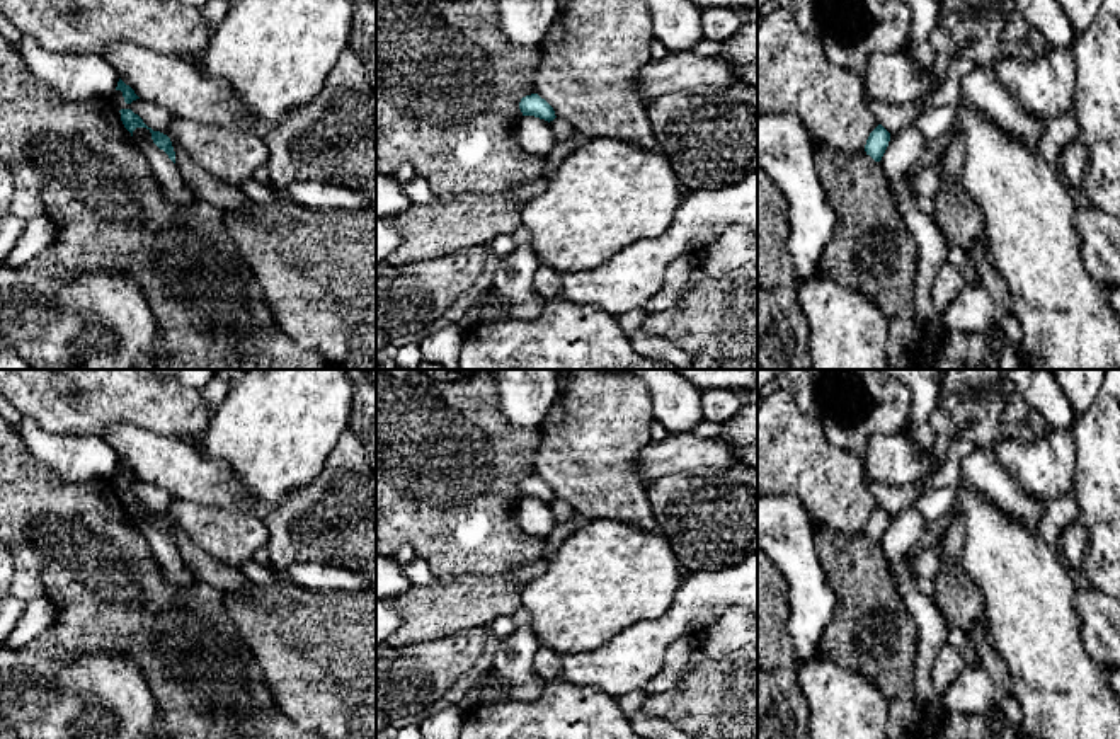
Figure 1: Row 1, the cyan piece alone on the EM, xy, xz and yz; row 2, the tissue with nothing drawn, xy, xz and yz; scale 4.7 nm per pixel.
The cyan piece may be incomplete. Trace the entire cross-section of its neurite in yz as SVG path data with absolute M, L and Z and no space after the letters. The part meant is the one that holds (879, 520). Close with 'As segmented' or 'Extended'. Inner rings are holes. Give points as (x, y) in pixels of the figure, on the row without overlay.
M878 506L866 521L865 526L866 536L870 536L875 543L880 543L889 528L889 523L890 514L882 506Z. As segmented

